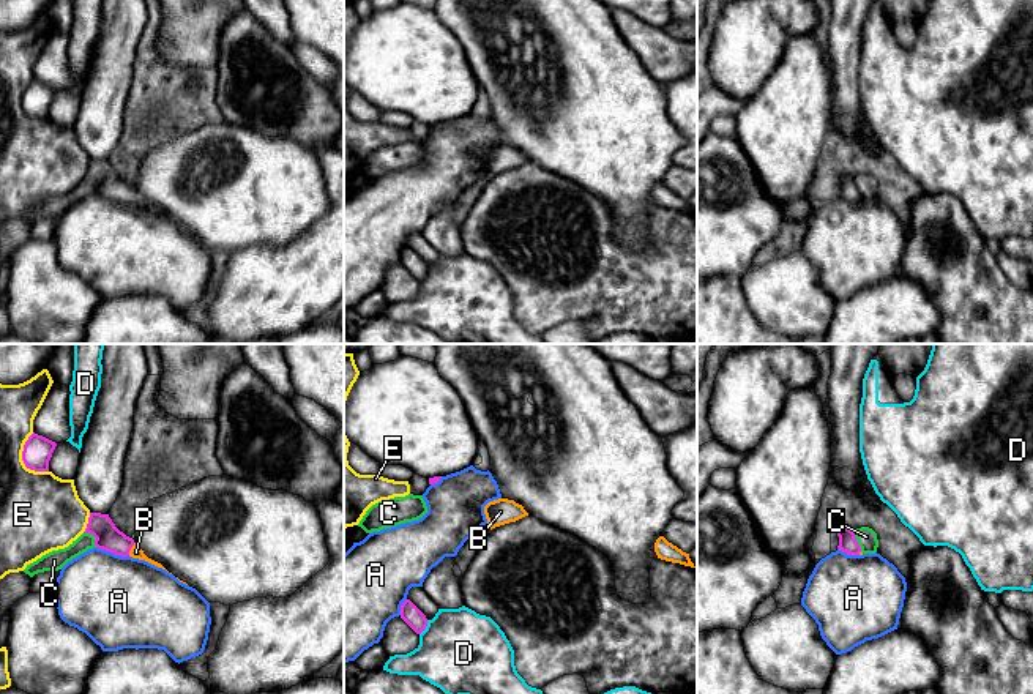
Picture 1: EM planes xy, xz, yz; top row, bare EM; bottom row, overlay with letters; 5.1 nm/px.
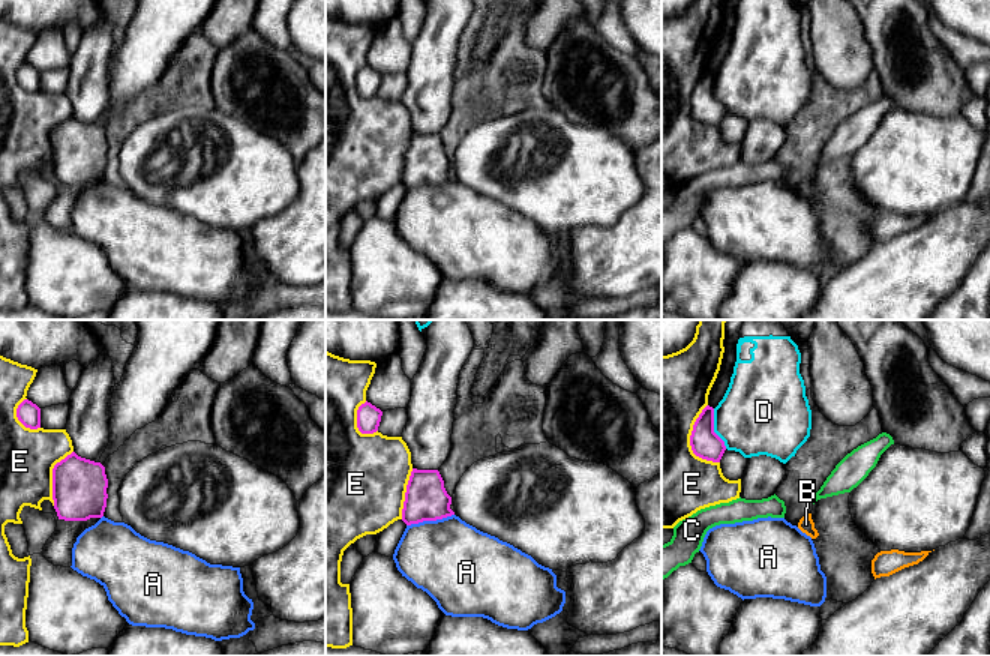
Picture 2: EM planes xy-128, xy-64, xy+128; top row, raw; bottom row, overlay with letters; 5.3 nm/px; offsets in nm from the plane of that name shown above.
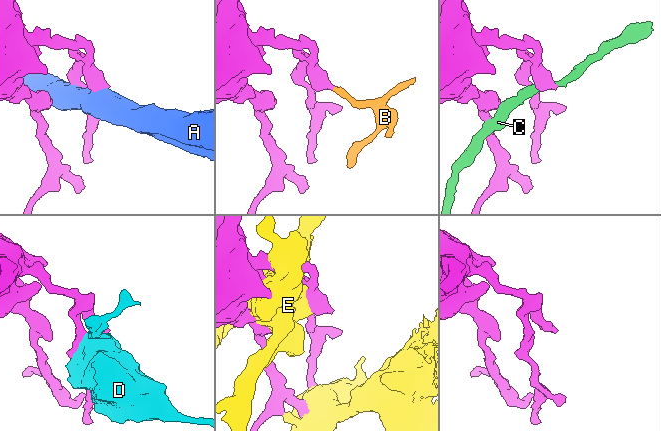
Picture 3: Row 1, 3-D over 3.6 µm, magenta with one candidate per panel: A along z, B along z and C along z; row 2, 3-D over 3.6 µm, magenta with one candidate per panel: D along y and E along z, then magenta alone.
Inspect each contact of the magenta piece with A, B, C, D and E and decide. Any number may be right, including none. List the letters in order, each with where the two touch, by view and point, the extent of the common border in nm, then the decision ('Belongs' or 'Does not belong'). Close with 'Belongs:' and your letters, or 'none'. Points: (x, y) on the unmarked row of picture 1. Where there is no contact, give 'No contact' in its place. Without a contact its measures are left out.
A: Touches magenta at xy (112, 199). Shared border 180 nm. Does not belong
B: Touches magenta at xy (130, 196). Shared border 70 nm. Belongs
C: Touches magenta at xy (93, 182). Shared border 100 nm. Does not belong
D: Touches magenta at xz (425, 275). Shared border 90 nm. Does not belong
E: Touches magenta at xy (22, 106). Shared border 220 nm. Does not belong
Belongs: B

